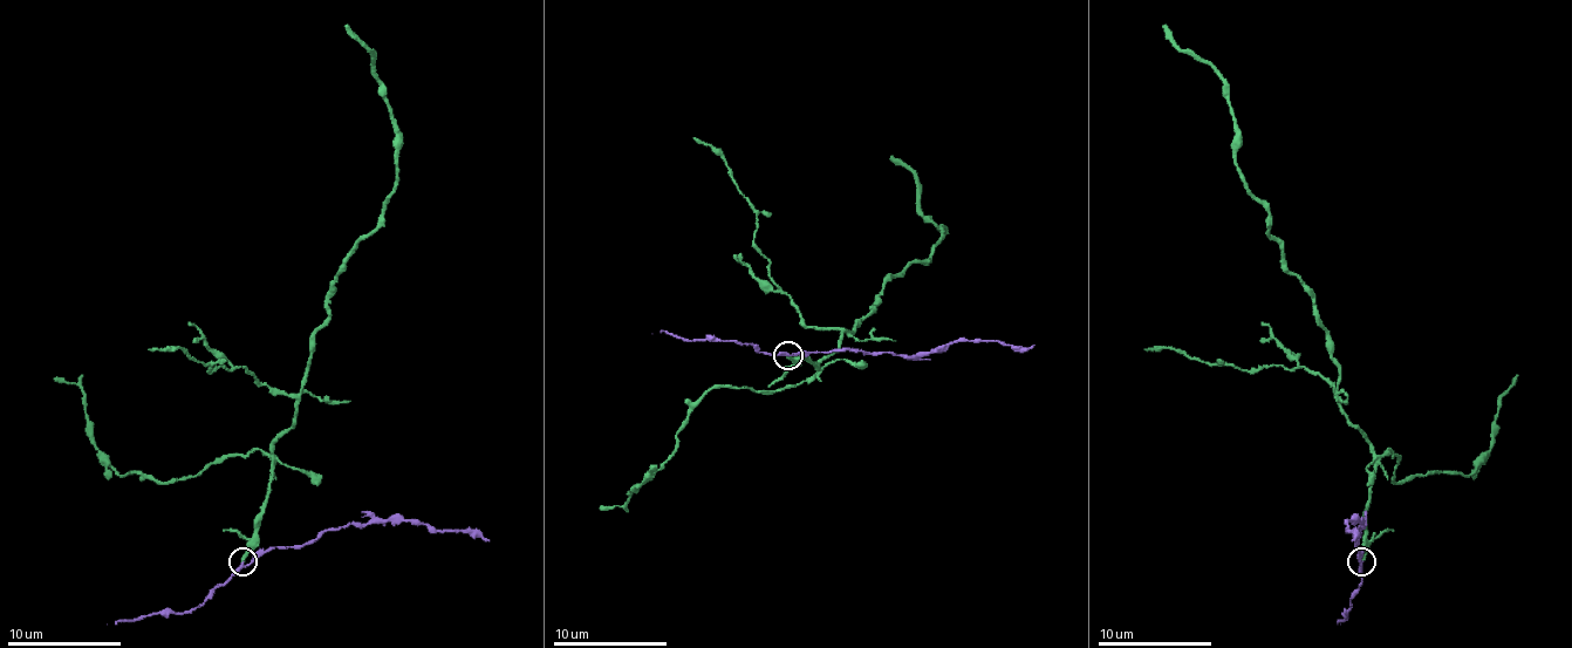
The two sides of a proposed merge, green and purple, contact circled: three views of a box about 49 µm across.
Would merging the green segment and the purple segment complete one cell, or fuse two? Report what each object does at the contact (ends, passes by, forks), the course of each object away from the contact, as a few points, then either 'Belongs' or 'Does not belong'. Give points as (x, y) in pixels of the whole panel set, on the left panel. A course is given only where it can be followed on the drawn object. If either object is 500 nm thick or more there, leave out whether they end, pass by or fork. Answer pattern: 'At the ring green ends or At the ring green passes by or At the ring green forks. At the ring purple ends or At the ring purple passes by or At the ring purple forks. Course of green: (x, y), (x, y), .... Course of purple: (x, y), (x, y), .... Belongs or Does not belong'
At the ring green ends. At the ring purple passes by. Course of green: (244, 561), (272, 450), (292, 427), (315, 329), (329, 315), (329, 284), (395, 186), (395, 118), (347, 24). Course of purple: (244, 561), (250, 565), (275, 547), (309, 545), (327, 530), (373, 522), (430, 525), (484, 536), (490, 541). Does not belong

